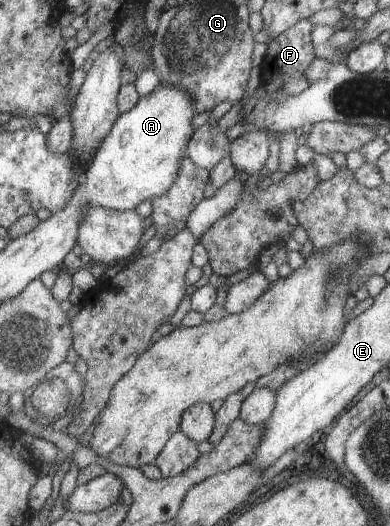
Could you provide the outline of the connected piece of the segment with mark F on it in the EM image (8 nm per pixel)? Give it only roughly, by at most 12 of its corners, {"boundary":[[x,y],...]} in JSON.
{"boundary":[[302,19],[268,44],[261,86],[300,95],[310,87],[308,67],[316,59]]}

